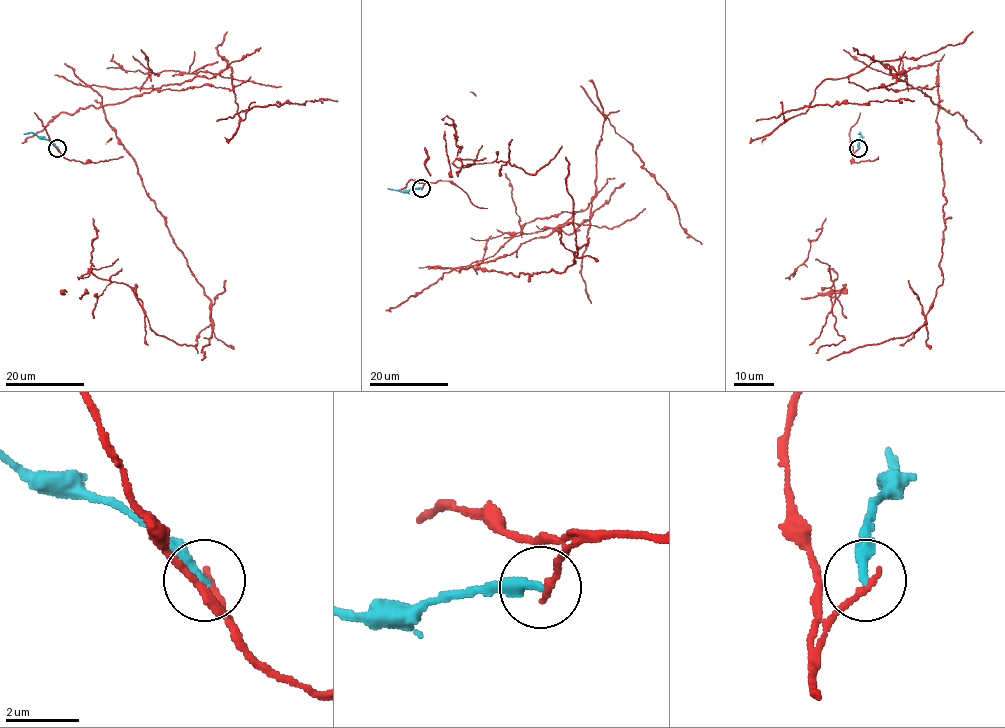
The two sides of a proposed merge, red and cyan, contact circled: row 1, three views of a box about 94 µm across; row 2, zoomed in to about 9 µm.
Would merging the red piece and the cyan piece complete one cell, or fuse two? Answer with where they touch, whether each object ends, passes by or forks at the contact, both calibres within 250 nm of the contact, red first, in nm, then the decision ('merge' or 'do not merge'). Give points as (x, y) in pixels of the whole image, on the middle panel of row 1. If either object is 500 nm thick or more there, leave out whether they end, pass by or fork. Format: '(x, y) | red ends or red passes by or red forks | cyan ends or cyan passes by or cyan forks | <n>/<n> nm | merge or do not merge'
(421, 188) | red ends | cyan ends | 190/260 nm | do not merge

